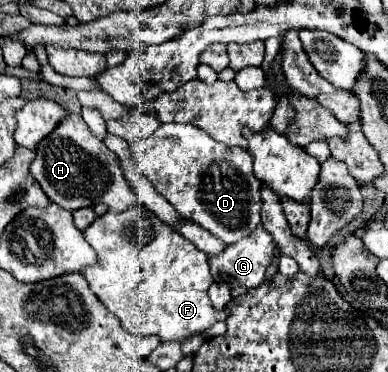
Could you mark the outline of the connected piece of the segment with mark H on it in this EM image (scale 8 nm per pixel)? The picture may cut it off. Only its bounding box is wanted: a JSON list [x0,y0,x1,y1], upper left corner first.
[30,113,138,213]

